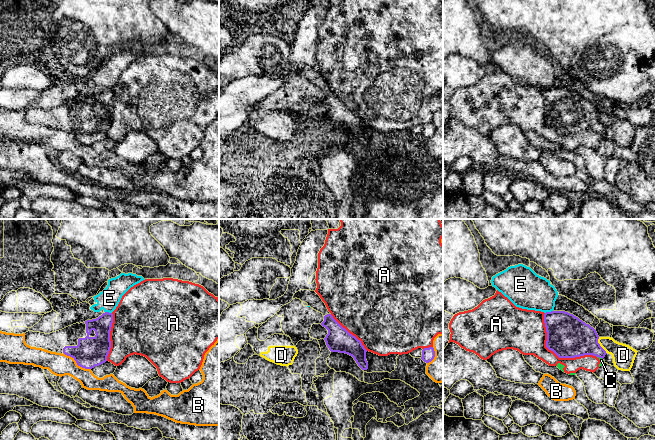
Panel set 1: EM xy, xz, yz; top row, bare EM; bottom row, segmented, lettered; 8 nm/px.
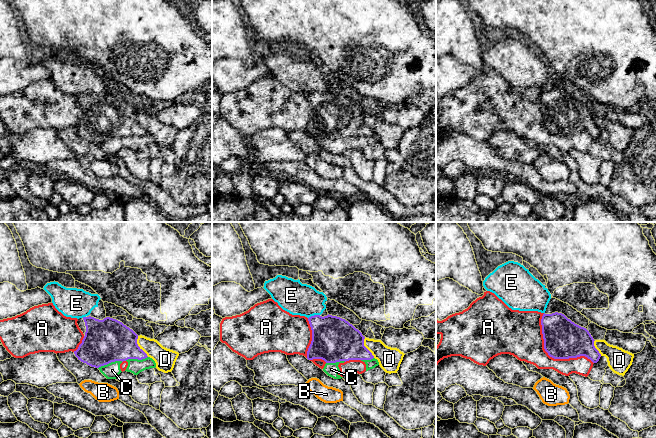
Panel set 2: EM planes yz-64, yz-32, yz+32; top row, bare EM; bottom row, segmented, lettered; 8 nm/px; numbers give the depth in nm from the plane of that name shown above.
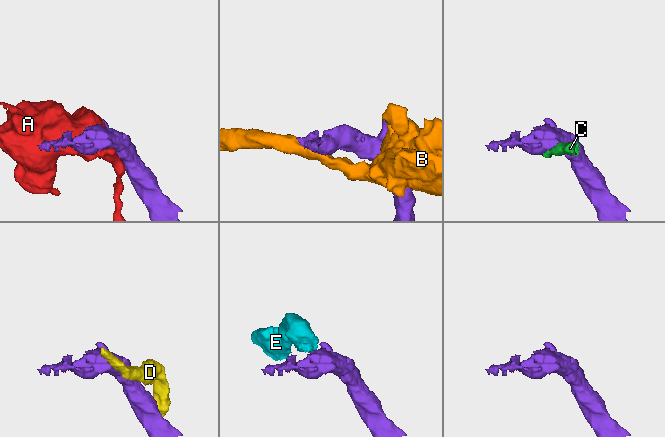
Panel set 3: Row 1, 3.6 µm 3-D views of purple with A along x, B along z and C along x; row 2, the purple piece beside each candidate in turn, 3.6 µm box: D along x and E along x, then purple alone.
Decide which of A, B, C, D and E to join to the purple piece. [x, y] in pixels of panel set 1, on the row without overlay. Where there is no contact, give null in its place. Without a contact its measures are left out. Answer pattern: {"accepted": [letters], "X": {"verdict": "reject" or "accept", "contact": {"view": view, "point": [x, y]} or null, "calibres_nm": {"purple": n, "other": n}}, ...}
{"accepted": [], "A": {"verdict": "reject", "contact": {"view": "yz", "point": [555, 129]}, "calibres_nm": {"purple": 340, "other": 280}}, "B": {"verdict": "reject", "contact": {"view": "xy", "point": [76, 138]}, "calibres_nm": {"purple": 240, "other": 180}}, "C": {"verdict": "reject", "contact": {"view": "yz", "point": [600, 133]}, "calibres_nm": {"purple": 280, "other": 30}}, "D": {"verdict": "reject", "contact": {"view": "yz", "point": [599, 121]}, "calibres_nm": {"purple": 340, "other": 180}}, "E": {"verdict": "reject", "contact": {"view": "yz", "point": [548, 88]}, "calibres_nm": {"purple": 340, "other": 300}}}

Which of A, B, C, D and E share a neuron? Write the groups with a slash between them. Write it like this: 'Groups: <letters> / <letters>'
Groups: A C / B / D / E

